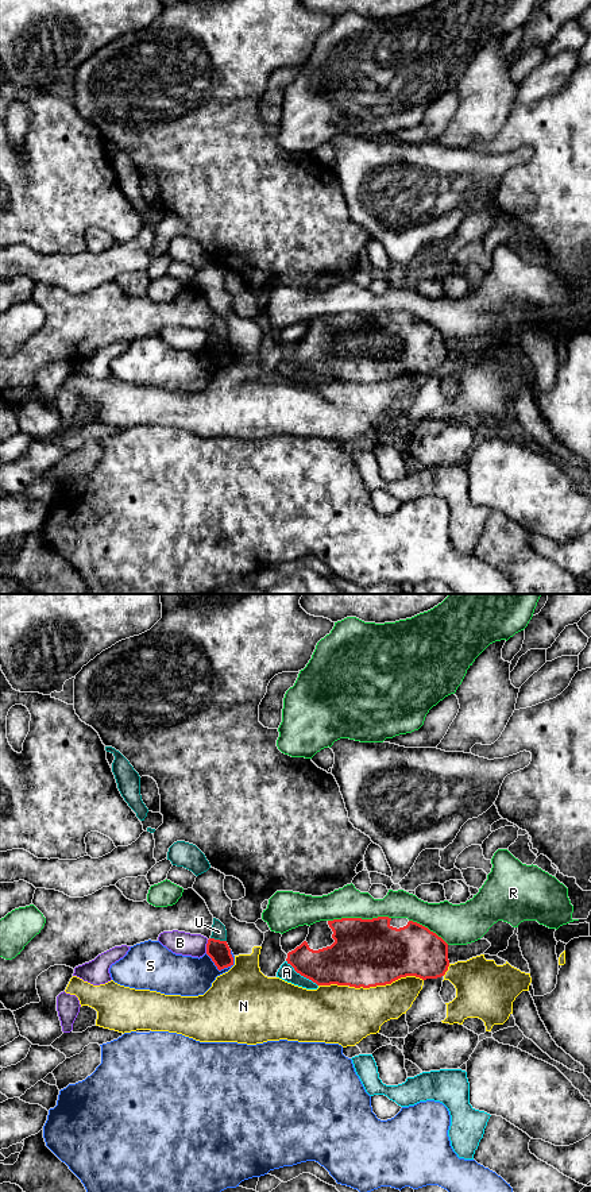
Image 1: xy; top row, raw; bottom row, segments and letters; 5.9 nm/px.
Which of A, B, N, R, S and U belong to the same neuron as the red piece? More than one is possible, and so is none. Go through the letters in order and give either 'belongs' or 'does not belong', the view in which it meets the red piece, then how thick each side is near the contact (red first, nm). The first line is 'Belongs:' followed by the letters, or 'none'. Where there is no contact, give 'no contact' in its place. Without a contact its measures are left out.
Belongs: none
A: does not belong | xy | 240/100 nm
B: does not belong | xy | 130/140 nm
N: does not belong | xy | 400/300 nm
R: does not belong | xy | 400/190 nm
S: does not belong | xy | 130/240 nm
U: does not belong | xy | 130/90 nm

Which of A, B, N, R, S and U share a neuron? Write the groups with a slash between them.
A / B / N / R / S / U

